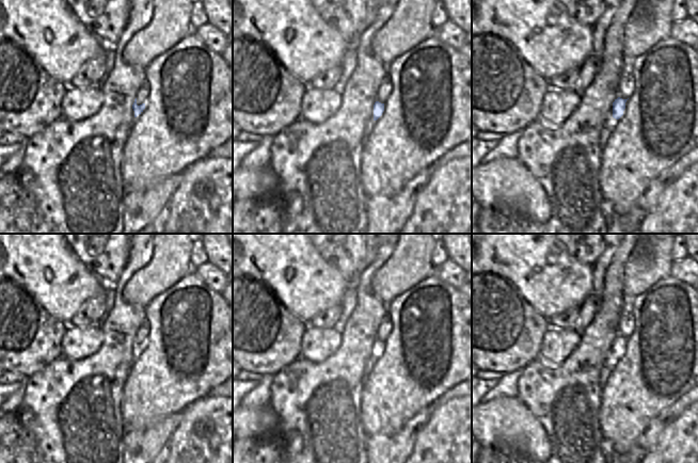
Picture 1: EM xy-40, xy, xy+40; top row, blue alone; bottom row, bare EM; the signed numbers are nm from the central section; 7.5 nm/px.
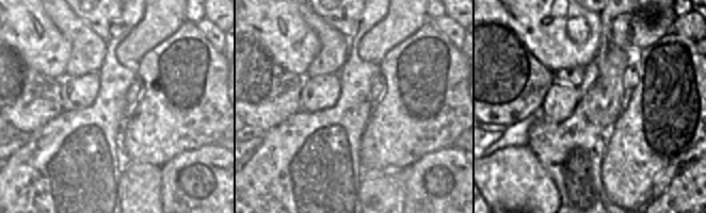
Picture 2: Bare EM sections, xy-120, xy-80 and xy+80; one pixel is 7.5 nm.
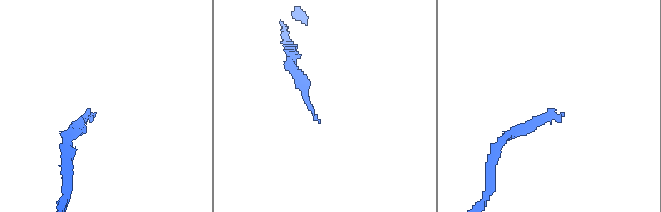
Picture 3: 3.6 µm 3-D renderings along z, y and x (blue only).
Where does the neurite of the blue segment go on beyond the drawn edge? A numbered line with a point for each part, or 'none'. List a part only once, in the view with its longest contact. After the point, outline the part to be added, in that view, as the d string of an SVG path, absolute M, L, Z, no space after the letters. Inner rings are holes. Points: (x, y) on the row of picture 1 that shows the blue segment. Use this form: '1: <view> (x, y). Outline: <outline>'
1: xy-40 (143, 93). Outline: M144 82L139 87L138 95L136 97L137 105L140 106L142 103L146 103L148 96L149 96L149 85L146 82Z

